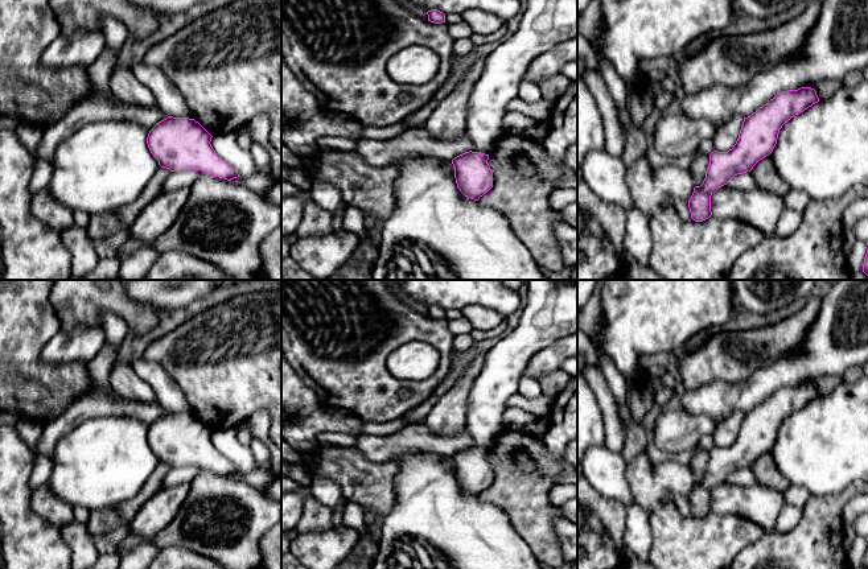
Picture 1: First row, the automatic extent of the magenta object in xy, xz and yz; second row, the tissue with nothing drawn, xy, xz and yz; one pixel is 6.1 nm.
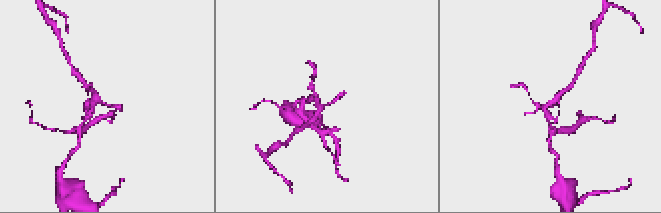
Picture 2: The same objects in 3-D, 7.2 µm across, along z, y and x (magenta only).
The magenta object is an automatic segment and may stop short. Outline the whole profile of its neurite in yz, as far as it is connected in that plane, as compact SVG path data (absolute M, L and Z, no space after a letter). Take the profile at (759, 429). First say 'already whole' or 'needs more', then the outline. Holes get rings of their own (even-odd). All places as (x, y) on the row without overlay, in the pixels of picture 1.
already whole | M811 383L787 385L744 413L733 444L709 450L705 474L700 482L694 483L688 495L691 514L695 518L708 515L712 511L712 487L727 481L735 471L750 467L760 455L773 448L782 421L818 397L816 387Z

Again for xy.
already whole | M168 412L149 426L147 440L159 461L170 467L202 466L227 477L240 473L217 452L211 433L194 415Z

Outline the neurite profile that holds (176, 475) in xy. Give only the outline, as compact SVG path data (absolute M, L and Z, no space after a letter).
M201 466L172 467L164 478L164 487L177 486L180 483L190 485L201 471Z

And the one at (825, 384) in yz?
M826 375L816 379L806 380L803 383L811 383L816 387L819 397L830 393L834 388L843 383L842 376Z

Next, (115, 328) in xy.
M106 312L100 317L100 327L106 334L106 345L111 347L122 346L128 334L127 322L112 312Z

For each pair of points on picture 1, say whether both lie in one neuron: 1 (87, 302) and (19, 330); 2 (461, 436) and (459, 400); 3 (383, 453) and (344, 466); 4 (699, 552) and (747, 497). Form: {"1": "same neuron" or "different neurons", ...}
{"1": "different neurons", "2": "different neurons", "3": "different neurons", "4": "different neurons"}

